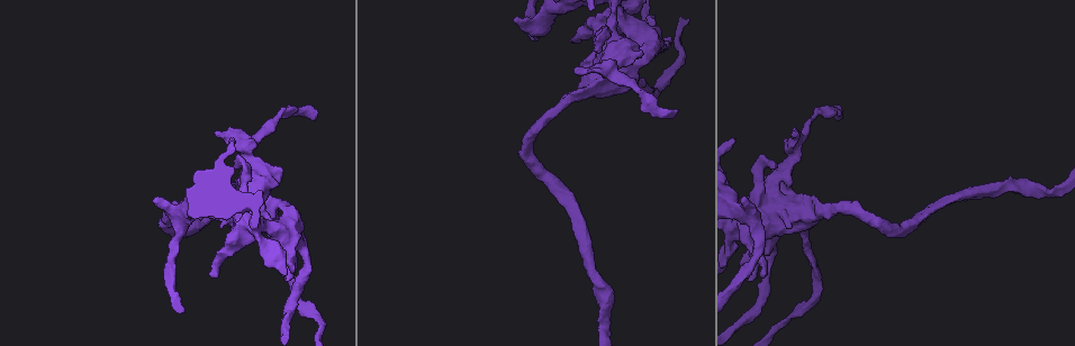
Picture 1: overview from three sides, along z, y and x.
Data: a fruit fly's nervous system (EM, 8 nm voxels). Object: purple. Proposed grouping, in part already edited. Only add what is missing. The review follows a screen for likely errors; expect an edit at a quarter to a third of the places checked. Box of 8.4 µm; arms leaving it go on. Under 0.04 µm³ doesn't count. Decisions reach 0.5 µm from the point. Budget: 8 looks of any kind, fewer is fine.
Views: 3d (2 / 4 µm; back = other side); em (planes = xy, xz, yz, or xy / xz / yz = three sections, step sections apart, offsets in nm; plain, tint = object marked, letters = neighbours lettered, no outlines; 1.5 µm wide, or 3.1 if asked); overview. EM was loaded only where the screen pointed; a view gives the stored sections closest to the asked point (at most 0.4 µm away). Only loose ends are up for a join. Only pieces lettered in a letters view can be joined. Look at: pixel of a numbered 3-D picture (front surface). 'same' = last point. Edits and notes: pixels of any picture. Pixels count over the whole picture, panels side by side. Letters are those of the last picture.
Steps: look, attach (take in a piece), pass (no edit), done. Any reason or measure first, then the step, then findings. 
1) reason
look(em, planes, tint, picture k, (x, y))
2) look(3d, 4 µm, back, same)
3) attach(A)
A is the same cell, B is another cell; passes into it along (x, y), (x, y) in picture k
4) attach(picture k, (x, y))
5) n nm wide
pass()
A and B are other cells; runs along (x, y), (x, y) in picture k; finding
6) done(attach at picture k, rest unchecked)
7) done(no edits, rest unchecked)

an open end
look(em, planes, letters, picture 1, (517, 17))

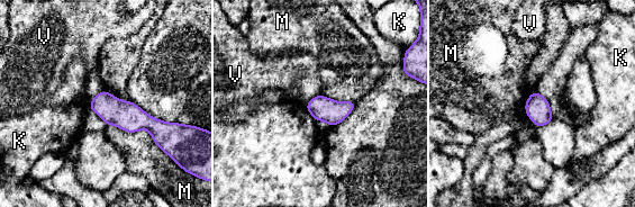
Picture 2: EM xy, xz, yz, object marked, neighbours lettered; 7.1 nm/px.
pass()
K, M and V are other cells; no lettered piece goes on from it

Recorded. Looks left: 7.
branch stops here
look(em, xy, step 8, letters, picture 1, (763, 278))

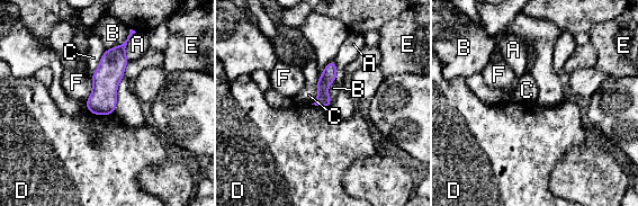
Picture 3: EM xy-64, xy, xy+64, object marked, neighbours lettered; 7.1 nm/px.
pass()
A, B, C, D, E and F are other cells; border along (335, 79), (328, 88), (331, 102) in picture 3; none of them fits

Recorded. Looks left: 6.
an open end
look(em, planes, letters, picture 1, (287, 279))

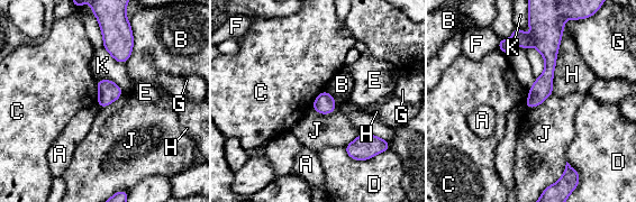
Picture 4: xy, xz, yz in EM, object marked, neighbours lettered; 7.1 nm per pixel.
pass()
A, B, C, D, E, F, G, H, J and K are other cells; runs along (539, 33), (548, 73), (528, 104) in picture 4; no lettered piece goes on from it

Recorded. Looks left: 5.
done(no edits, rest unchecked)

